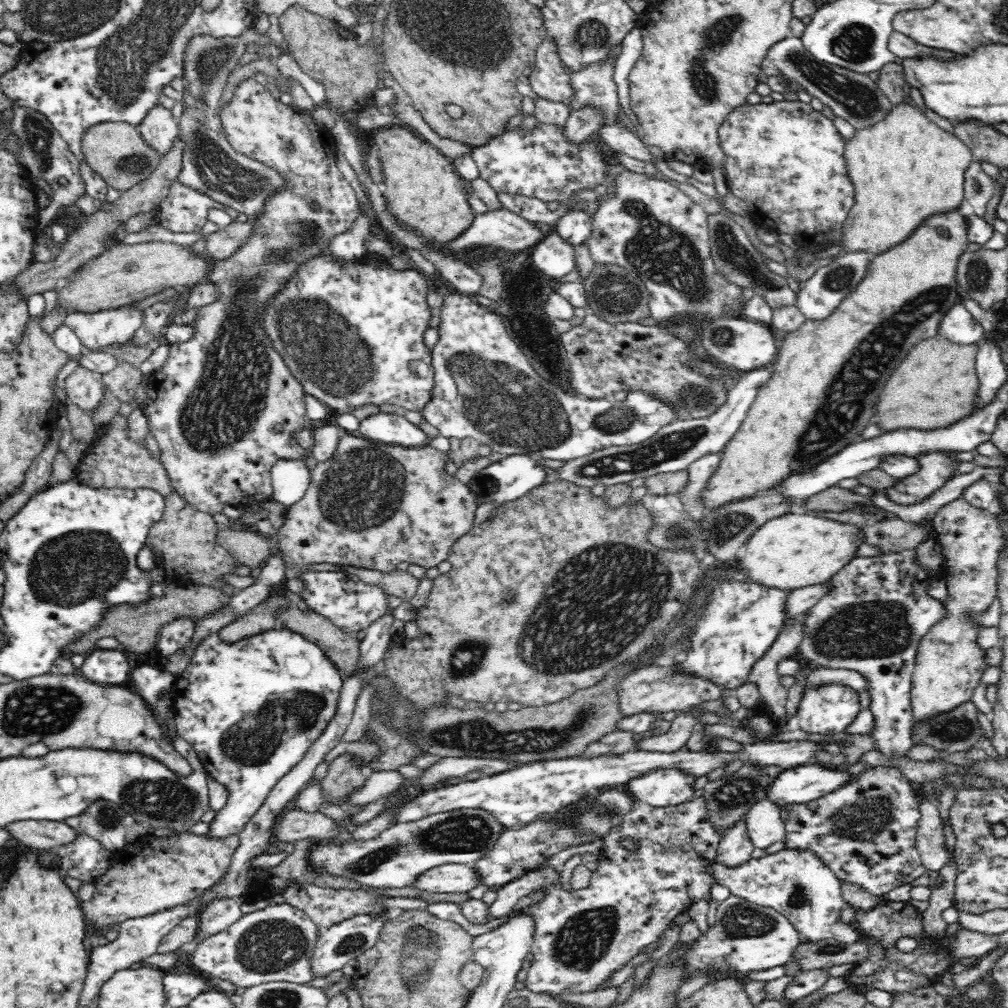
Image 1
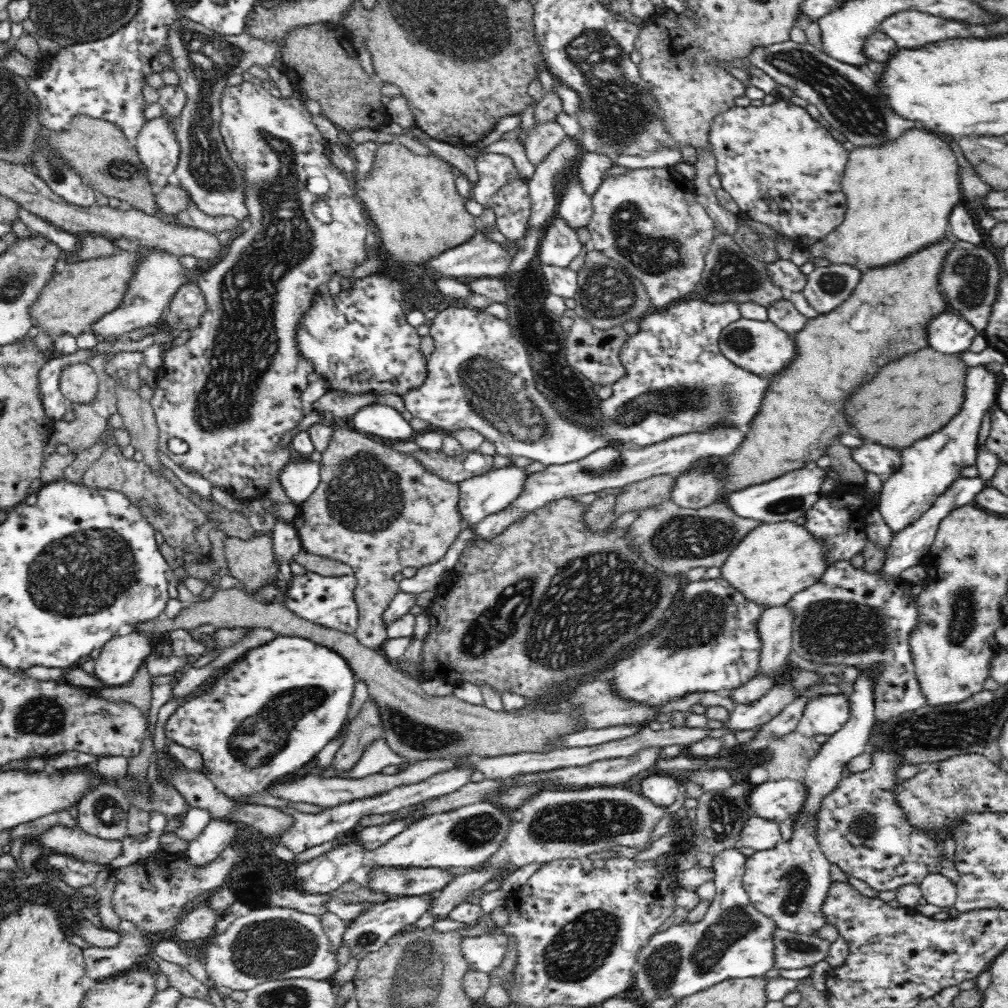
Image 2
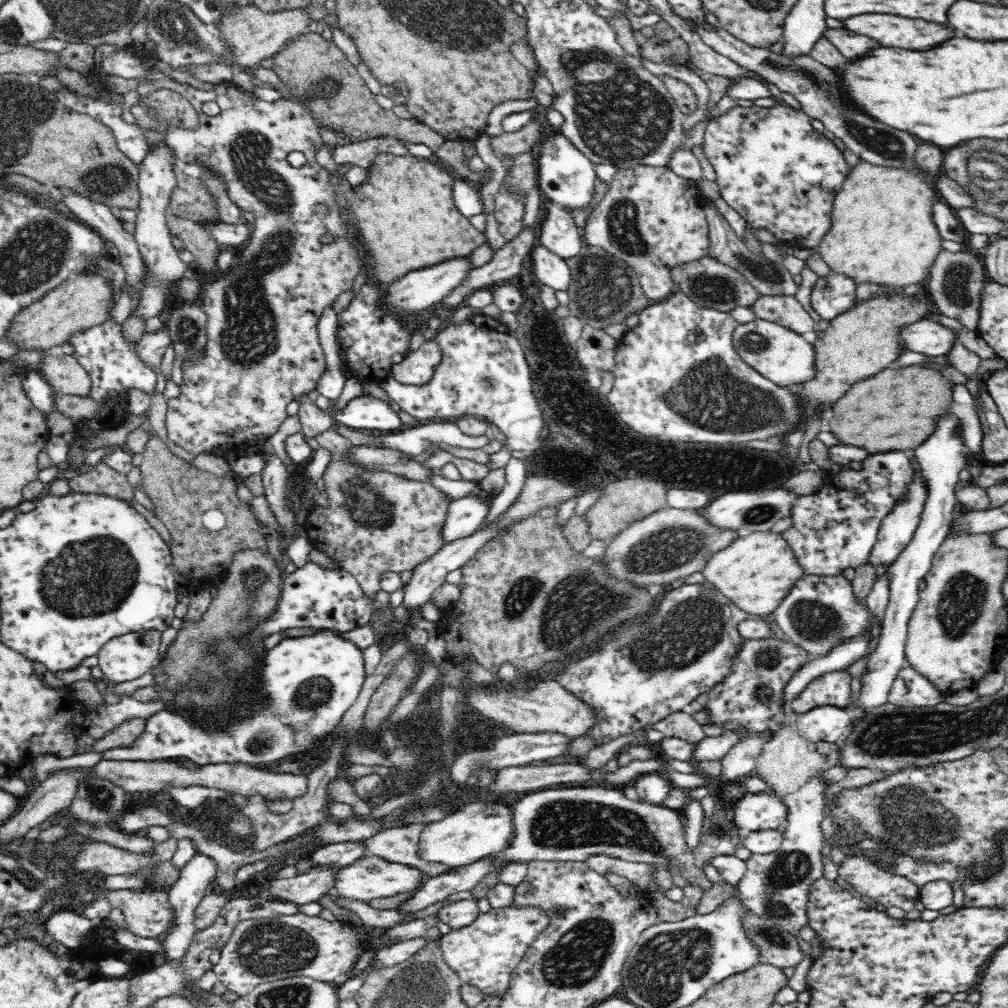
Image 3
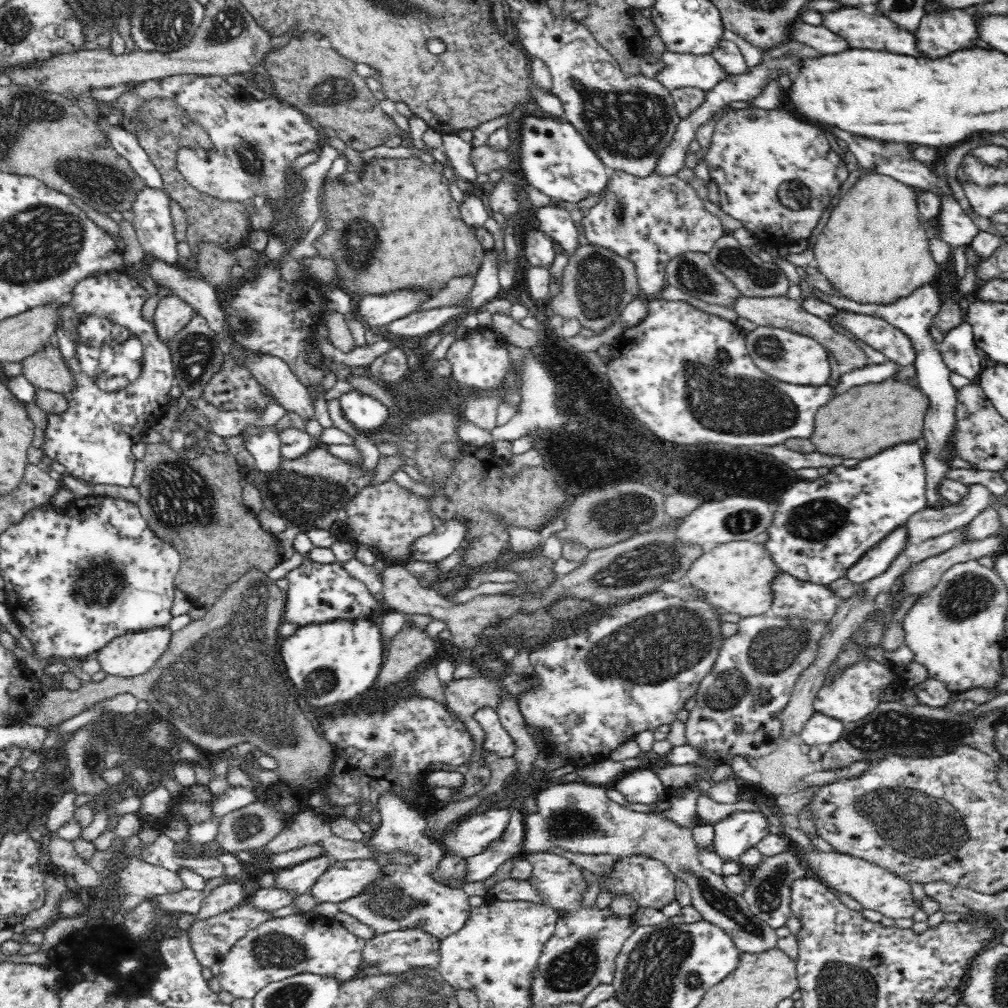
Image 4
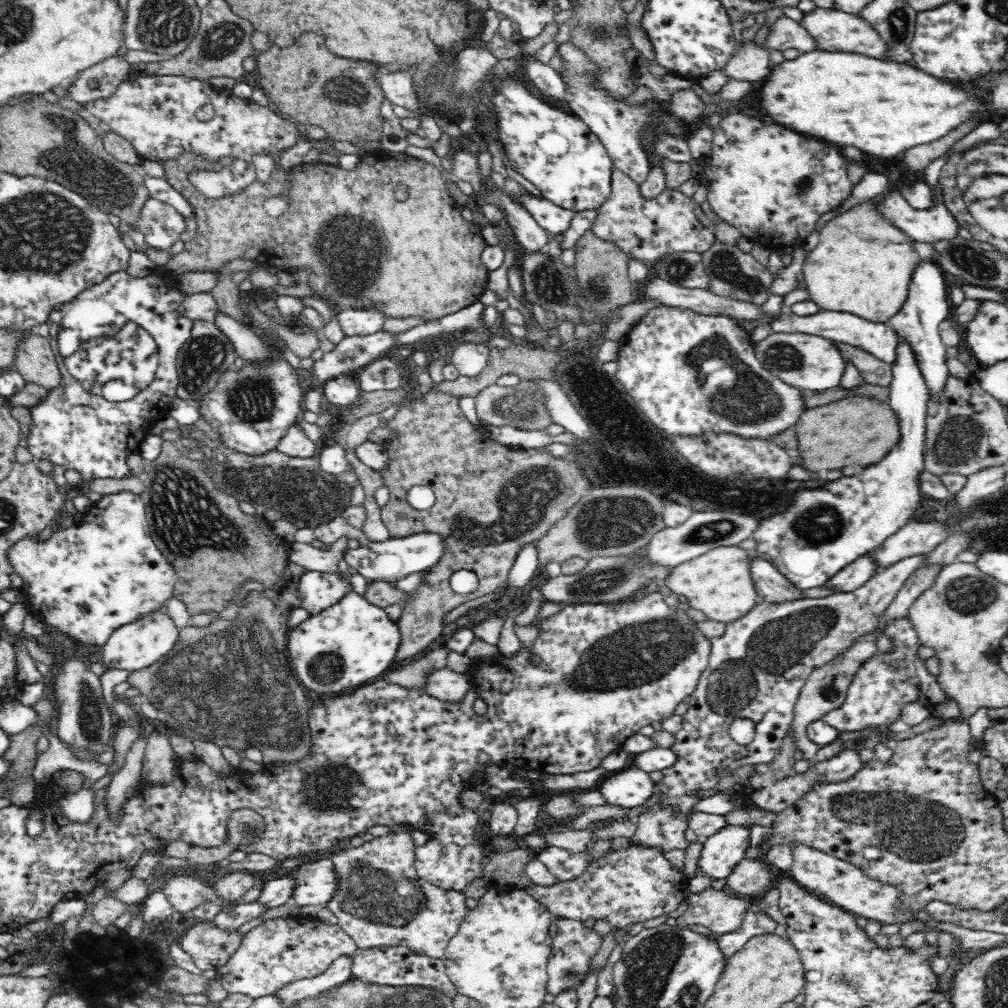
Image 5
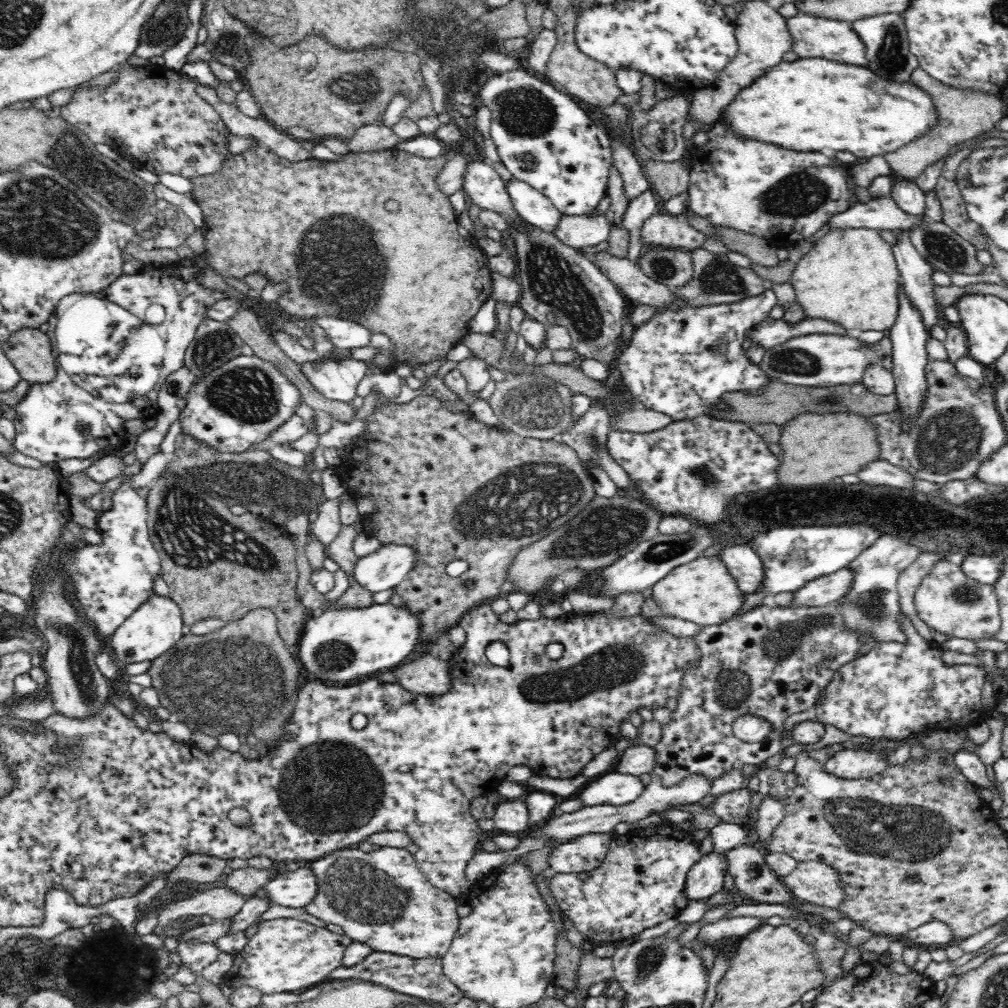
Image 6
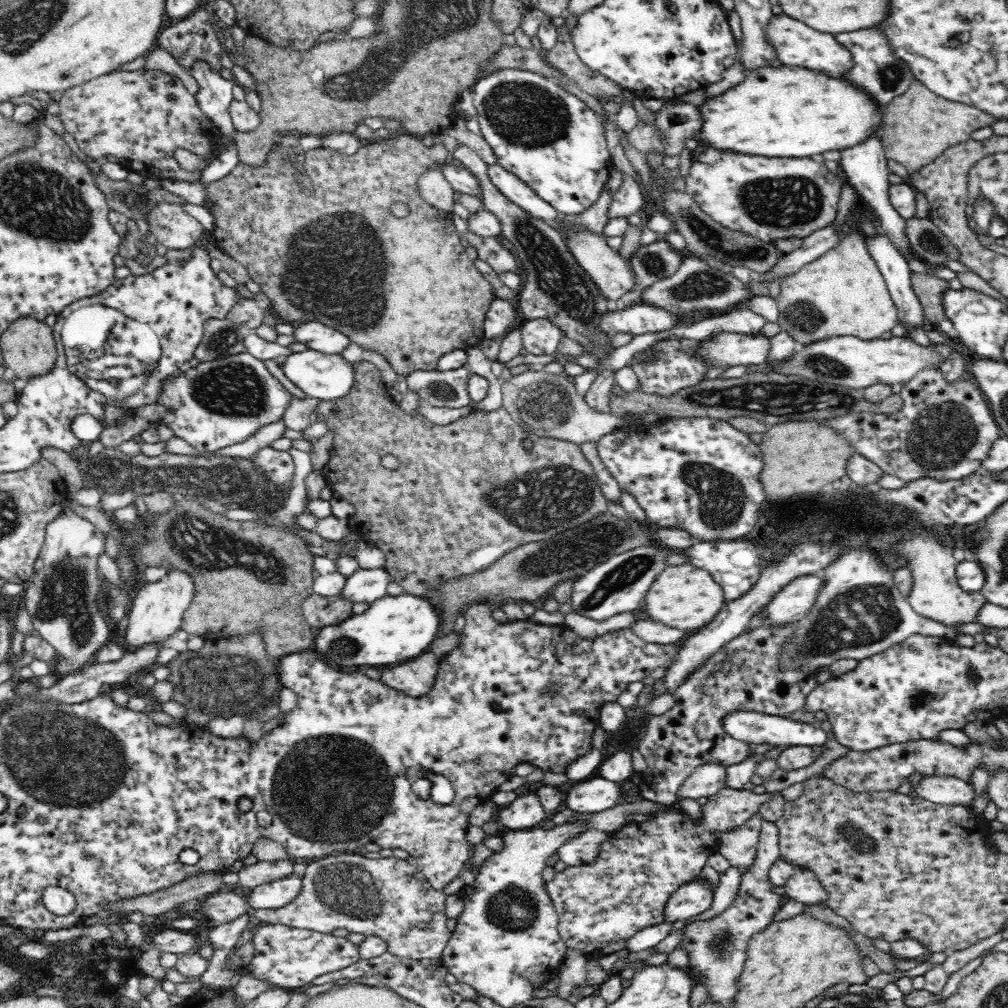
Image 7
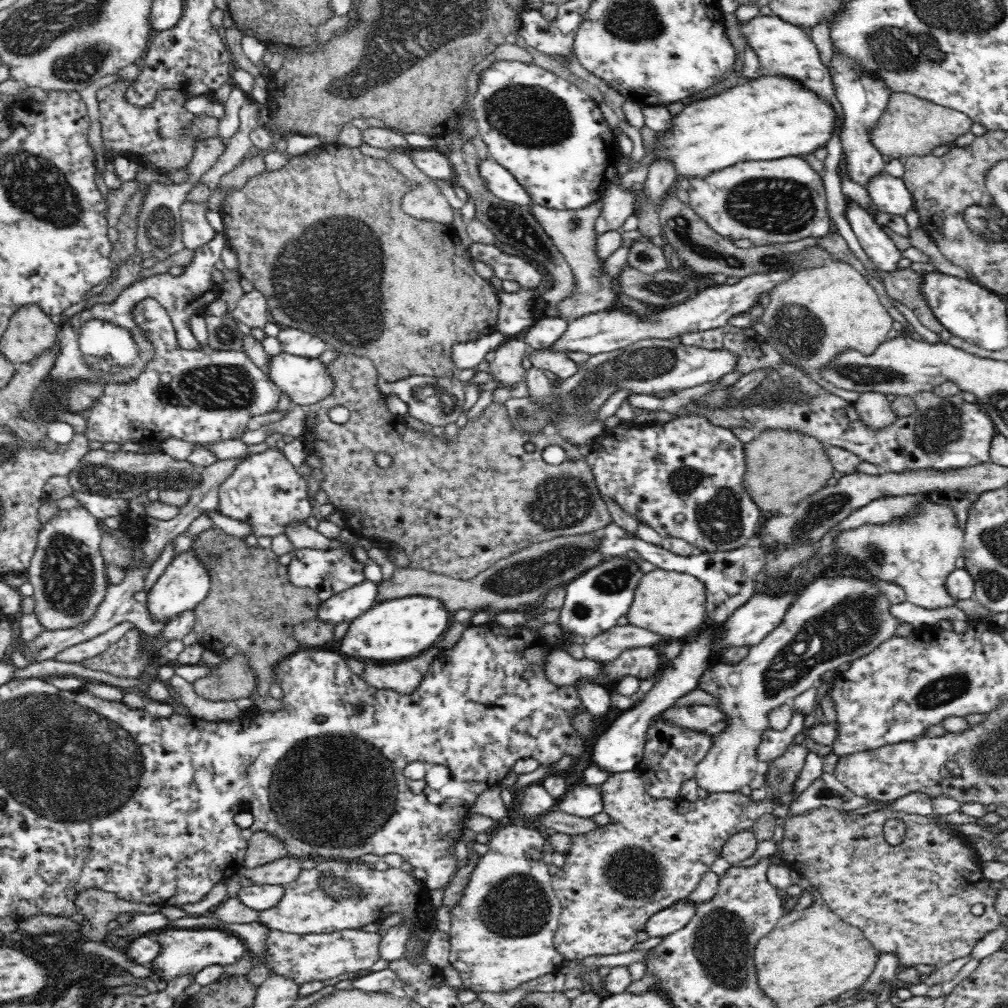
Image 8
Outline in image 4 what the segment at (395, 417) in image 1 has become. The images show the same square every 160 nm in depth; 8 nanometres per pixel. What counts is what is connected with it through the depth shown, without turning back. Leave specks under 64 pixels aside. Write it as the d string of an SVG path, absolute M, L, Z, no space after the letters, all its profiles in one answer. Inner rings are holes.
M351 390L339 398L343 415L357 429L370 433L380 430L388 420L388 407L376 399Z

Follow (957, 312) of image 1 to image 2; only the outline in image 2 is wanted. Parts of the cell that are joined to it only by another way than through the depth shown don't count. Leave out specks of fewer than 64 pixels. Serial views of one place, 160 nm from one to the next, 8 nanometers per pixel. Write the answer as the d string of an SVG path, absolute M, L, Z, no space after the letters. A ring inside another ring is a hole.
M946 311L926 324L927 346L942 354L968 351L978 332L958 313Z

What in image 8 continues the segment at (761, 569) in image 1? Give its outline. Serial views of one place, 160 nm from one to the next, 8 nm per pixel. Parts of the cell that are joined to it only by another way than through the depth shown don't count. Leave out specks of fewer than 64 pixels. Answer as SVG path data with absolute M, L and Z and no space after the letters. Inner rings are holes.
M655 569L643 574L632 592L632 604L626 610L626 618L632 626L648 629L661 638L684 640L701 630L707 624L705 620L706 597L702 582L694 576L670 572L664 569Z

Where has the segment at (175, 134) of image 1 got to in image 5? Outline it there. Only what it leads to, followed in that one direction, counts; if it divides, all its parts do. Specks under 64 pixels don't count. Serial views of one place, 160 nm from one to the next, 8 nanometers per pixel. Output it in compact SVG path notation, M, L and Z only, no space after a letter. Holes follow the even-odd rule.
M149 197L144 203L139 217L139 231L145 236L145 242L147 245L168 251L174 242L180 240L180 234L186 230L185 219L186 218L184 218L175 207Z

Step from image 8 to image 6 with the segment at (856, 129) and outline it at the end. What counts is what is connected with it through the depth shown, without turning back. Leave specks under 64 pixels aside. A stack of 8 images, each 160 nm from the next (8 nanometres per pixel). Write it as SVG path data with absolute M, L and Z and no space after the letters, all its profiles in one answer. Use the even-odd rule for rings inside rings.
M888 13L873 16L866 18L866 20L854 22L852 28L864 44L868 68L872 68L872 72L876 72L878 76L884 76L886 80L908 82L910 74L919 68L916 56L909 50L907 29L902 15ZM894 228L891 232L895 235L895 242L891 246L892 254L896 259L900 281L904 285L908 299L919 310L926 328L944 324L938 314L935 295L932 293L933 283L930 276L934 268L911 243L910 230Z

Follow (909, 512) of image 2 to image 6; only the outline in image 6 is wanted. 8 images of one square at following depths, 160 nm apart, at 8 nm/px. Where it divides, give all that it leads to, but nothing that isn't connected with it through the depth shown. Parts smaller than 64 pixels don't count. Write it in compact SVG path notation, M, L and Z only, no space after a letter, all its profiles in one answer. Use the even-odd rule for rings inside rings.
M846 567L833 574L820 576L792 592L790 607L817 607L833 604L848 592L852 582L852 572Z

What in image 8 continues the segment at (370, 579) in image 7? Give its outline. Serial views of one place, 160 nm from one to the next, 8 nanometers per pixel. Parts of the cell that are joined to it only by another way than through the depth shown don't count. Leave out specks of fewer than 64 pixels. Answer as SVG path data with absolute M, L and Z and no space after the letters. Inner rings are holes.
M366 579L362 586L354 586L328 600L321 601L315 618L334 626L344 621L350 624L372 607L376 594L378 585Z

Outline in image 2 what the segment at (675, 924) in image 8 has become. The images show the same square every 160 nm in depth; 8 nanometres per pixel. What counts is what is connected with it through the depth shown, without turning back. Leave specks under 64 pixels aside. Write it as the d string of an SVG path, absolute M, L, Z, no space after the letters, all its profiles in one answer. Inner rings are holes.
M794 780L766 781L748 796L751 814L780 824L796 815L806 800L806 786Z

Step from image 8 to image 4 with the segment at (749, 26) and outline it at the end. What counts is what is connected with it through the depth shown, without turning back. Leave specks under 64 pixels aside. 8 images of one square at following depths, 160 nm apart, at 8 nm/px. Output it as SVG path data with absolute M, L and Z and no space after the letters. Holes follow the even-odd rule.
M844 7L839 10L830 10L830 12L820 13L822 23L827 30L834 32L848 44L849 49L870 49L884 50L884 52L896 52L896 54L906 54L906 56L918 56L916 50L916 38L899 26L891 22L888 18L877 15L870 9L860 7Z

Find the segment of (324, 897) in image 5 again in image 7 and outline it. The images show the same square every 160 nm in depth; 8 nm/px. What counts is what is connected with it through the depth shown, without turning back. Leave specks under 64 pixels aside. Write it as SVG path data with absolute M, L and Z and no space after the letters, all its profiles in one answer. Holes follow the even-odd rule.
M292 874L282 880L261 884L246 894L246 902L253 909L282 908L282 906L290 904L298 896L298 892L302 890L302 881L300 880L300 876Z

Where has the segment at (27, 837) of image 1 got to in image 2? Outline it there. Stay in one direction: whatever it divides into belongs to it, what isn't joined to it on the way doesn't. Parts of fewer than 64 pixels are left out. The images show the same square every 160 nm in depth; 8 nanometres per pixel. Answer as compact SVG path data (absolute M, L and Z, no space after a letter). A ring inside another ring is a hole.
M54 826L50 830L44 832L40 836L36 836L33 842L37 842L41 846L46 846L46 848L52 848L57 853L64 855L70 855L71 857L76 857L82 861L88 861L90 863L98 863L102 865L102 868L106 866L111 867L111 862L122 856L122 840L108 840L100 838L99 836L94 836L88 834L86 831L81 829L66 828L64 826Z

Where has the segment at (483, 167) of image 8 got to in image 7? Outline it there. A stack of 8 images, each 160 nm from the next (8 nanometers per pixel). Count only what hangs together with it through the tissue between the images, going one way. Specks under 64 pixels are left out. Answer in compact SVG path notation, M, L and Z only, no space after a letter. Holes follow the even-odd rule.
M498 164L488 165L487 174L492 184L514 204L536 218L552 223L560 214L552 205L540 198L523 180L507 172Z

